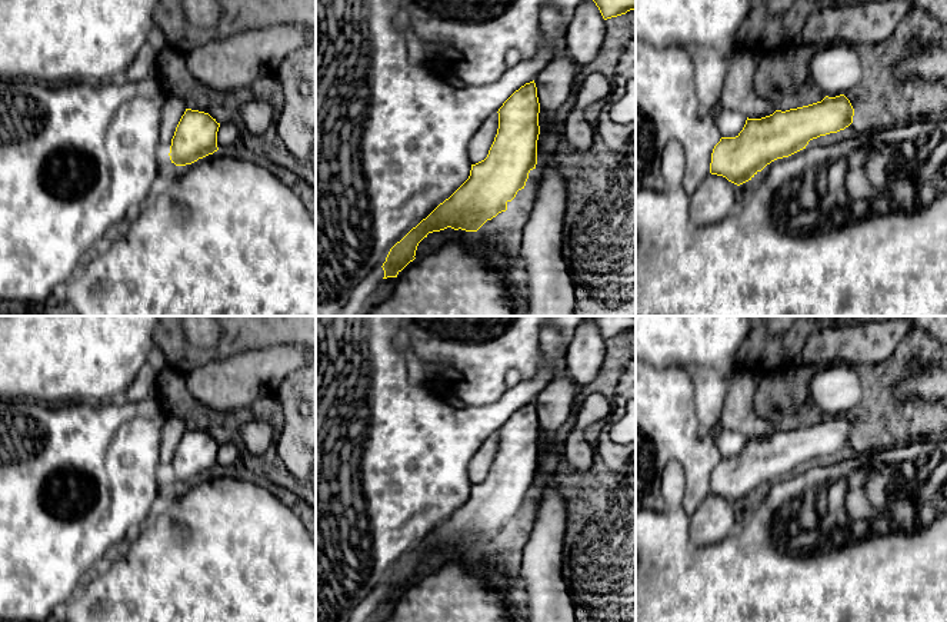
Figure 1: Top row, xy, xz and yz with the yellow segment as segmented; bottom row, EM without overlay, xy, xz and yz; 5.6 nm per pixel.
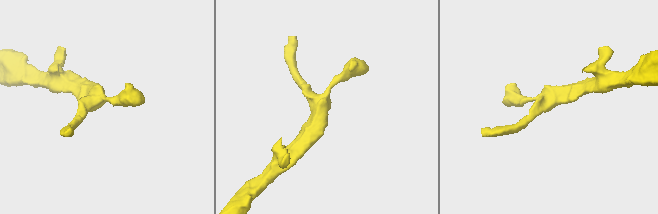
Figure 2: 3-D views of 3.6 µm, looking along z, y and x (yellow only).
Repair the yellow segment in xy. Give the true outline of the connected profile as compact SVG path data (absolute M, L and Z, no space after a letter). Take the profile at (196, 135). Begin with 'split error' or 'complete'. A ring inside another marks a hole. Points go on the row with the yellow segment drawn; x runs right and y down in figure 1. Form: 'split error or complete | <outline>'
complete | M186 109L171 139L171 163L186 166L217 152L219 127L209 113Z

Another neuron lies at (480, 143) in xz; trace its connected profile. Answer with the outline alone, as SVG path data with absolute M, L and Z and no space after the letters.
M496 112L480 126L480 129L476 132L469 143L467 156L471 164L476 164L487 157L488 150L497 134L497 129L498 113Z

